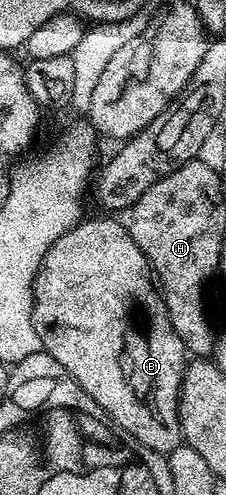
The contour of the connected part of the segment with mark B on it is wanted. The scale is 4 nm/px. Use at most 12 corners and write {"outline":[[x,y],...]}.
{"outline":[[112,215],[44,252],[34,331],[156,453],[186,350]]}

